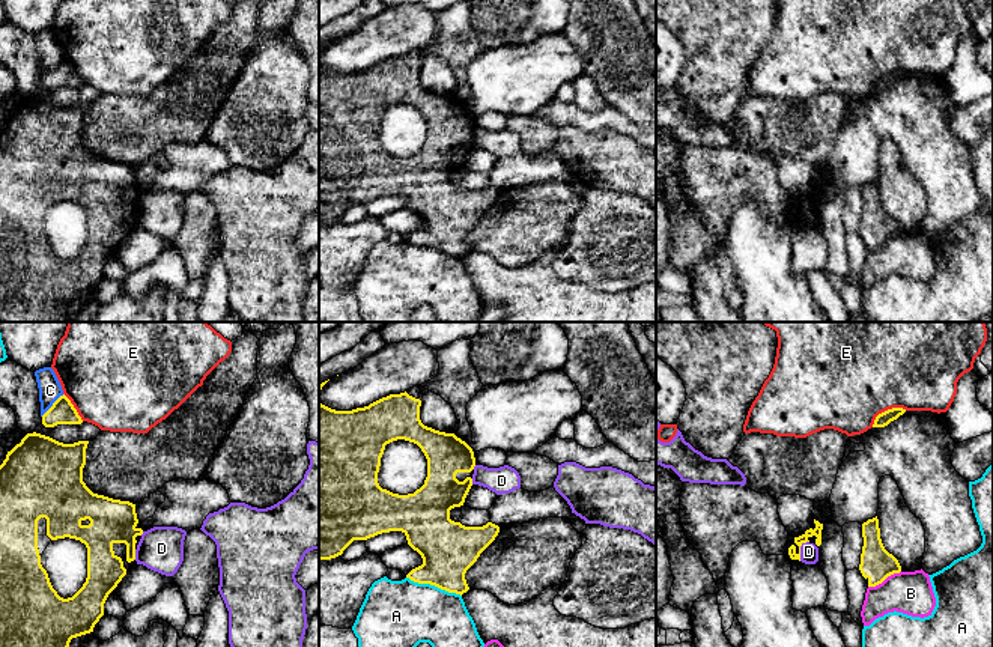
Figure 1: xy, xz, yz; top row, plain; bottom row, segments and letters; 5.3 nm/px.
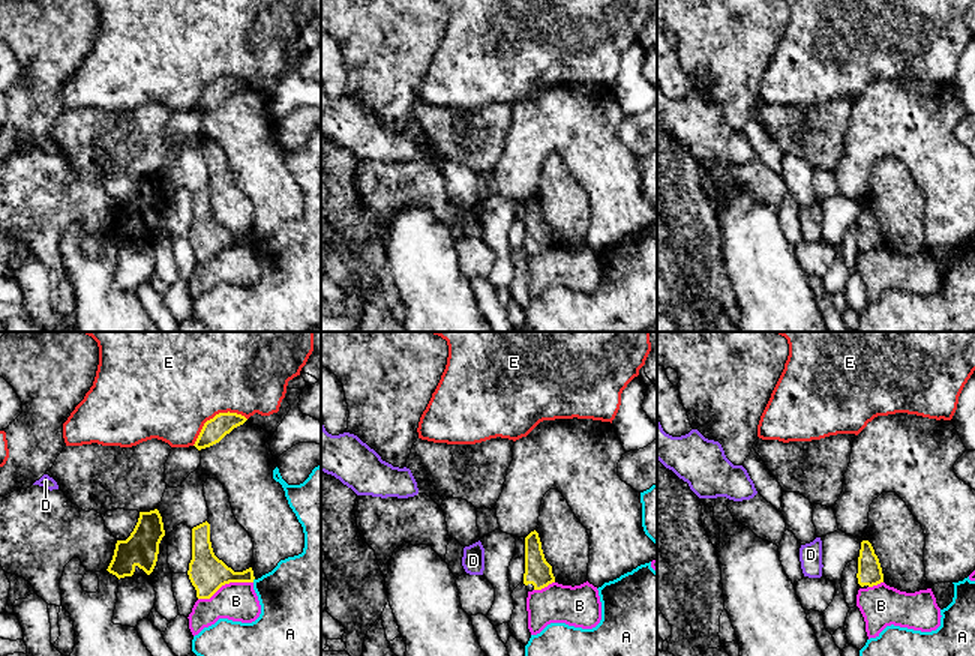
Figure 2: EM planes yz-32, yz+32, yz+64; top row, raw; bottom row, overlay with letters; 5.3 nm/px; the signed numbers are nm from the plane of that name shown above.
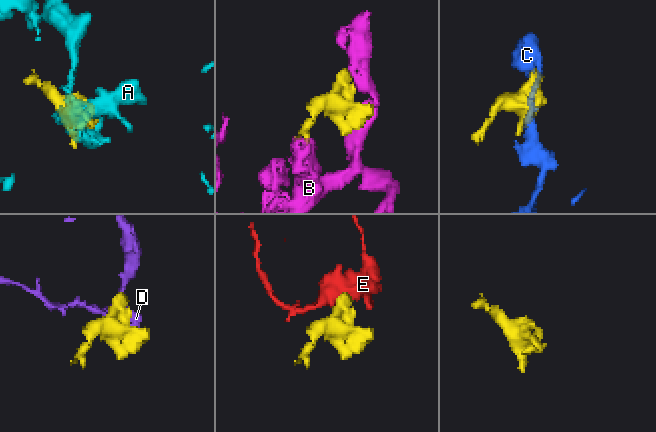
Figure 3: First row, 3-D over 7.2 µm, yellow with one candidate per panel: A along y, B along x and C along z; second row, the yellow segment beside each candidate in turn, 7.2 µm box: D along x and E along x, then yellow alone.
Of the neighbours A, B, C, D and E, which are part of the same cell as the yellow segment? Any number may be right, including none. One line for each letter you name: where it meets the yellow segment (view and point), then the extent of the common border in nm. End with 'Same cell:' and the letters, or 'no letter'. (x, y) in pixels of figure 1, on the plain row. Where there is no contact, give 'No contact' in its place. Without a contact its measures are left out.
Same cell: no letter

